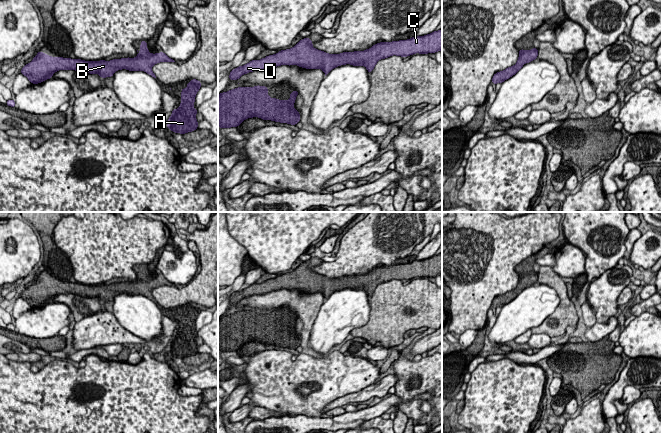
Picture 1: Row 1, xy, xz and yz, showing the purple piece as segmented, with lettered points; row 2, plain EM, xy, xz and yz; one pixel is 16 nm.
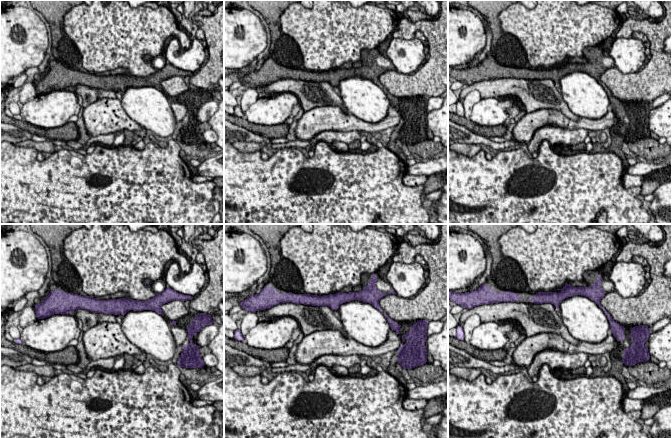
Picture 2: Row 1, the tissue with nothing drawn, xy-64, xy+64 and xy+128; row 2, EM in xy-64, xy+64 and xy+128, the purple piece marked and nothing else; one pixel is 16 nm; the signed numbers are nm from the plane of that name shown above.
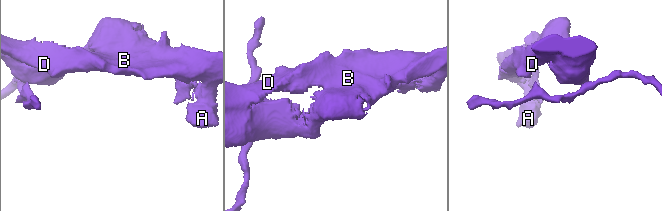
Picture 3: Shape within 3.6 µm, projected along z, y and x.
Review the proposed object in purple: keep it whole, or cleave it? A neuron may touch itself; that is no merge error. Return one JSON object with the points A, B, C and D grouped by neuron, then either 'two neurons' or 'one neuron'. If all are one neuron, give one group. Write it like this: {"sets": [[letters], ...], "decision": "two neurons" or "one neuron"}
{"sets": [["A", "B", "C", "D"]], "decision": "one neuron"}

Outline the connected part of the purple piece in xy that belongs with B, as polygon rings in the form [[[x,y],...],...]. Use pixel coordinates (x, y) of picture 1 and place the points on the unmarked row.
[[[142,264],[140,274],[135,282],[121,282],[110,285],[85,285],[63,281],[51,281],[42,275],[38,275],[33,284],[25,288],[20,297],[28,302],[32,308],[42,307],[51,303],[59,294],[75,294],[82,297],[98,298],[101,302],[113,301],[113,298],[122,293],[129,295],[144,295],[156,302],[152,290],[160,286],[175,286],[163,275],[152,278],[148,275],[147,266]]]

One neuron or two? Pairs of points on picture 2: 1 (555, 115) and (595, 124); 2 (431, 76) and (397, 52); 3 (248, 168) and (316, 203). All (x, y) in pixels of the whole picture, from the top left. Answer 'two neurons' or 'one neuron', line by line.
1: one neuron
2: two neurons
3: one neuron

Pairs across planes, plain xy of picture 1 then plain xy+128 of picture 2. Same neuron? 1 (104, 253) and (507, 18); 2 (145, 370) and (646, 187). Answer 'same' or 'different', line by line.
1: same
2: different

